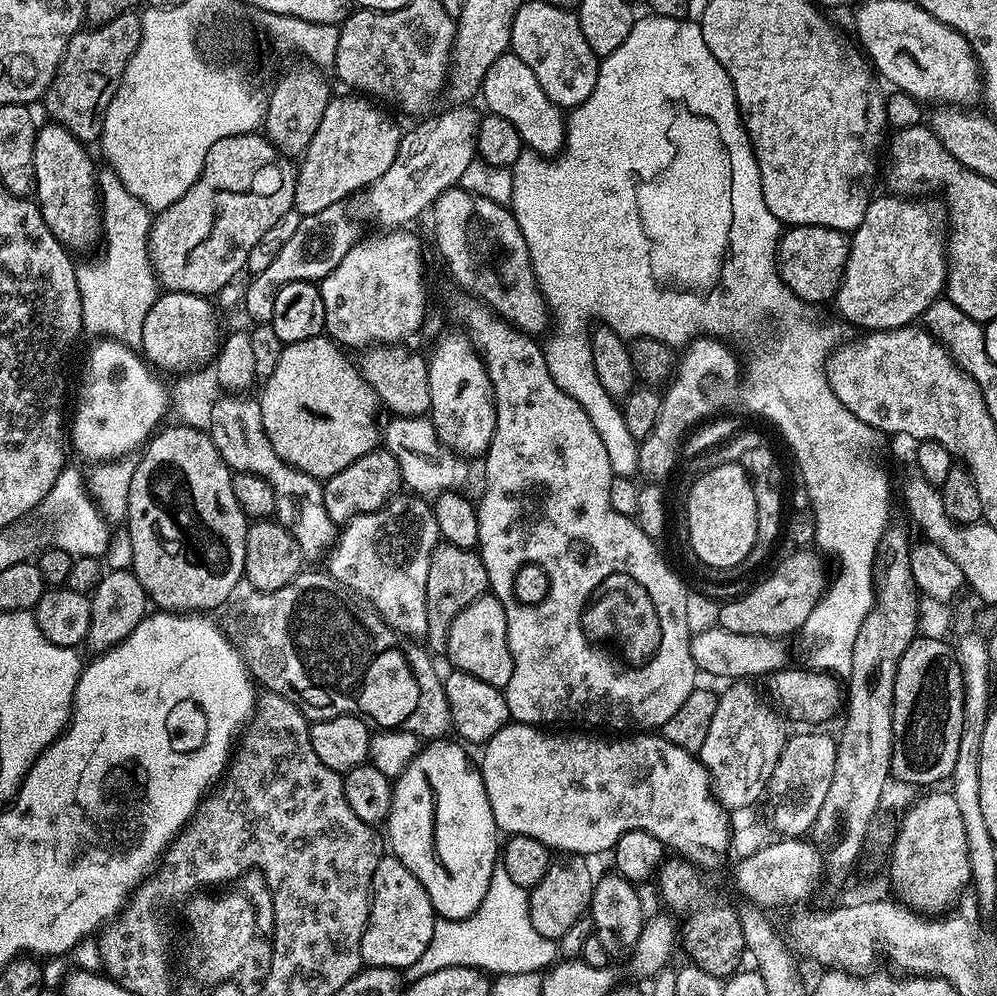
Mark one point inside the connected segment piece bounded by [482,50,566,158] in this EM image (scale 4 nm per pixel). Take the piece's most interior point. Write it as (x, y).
(510, 89)

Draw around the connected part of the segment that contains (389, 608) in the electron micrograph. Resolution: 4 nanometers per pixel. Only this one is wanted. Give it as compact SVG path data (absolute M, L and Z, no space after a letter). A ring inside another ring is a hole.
M416 494L404 495L397 495L395 500L377 512L356 516L350 523L343 525L327 557L326 571L353 597L361 596L365 600L363 603L401 637L424 638L428 635L426 574L441 535L431 503Z

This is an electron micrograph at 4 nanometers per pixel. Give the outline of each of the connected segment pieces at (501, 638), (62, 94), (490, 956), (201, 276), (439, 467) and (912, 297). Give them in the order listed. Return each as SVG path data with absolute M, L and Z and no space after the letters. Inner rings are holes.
M485 594L474 598L458 618L450 626L446 657L457 672L474 674L474 678L482 678L482 682L490 682L490 686L505 689L510 682L510 674L514 674L514 662L508 645L508 623L504 603L497 596Z
M135 11L120 14L106 24L75 32L64 51L62 62L42 105L55 123L62 125L81 142L99 141L104 130L104 115L124 77L130 58L142 38L141 17Z
M497 866L492 872L490 886L486 890L486 898L482 898L476 913L461 920L437 919L434 934L430 938L430 946L426 946L426 950L422 953L422 958L418 958L418 962L414 962L406 969L407 975L412 980L417 980L426 974L434 974L434 970L446 970L446 966L470 966L489 974L543 973L557 959L558 944L555 940L542 938L542 934L538 934L538 930L534 930L534 922L530 922L528 913L529 895L529 889L515 884L510 879L510 874L506 874L504 867Z
M245 134L214 142L206 154L204 168L190 190L153 219L148 235L148 258L159 287L170 292L207 297L211 297L212 292L222 291L243 270L260 239L288 211L293 211L297 198L296 173L293 161L283 156L263 135Z
M397 416L389 419L387 428L382 432L383 447L394 458L400 467L400 478L405 485L408 484L413 493L439 494L443 491L452 490L464 476L465 461L449 450L436 436L436 427L431 419L422 416Z
M895 194L877 195L868 203L866 210L866 218L862 218L862 222L856 227L855 232L851 233L851 248L849 250L849 260L846 262L844 279L840 284L840 288L836 292L834 305L840 312L844 312L844 316L852 324L864 328L868 332L885 332L891 328L907 328L913 322L919 321L924 315L926 306L930 306L930 302L934 302L945 291L946 288L946 250L942 245L942 240L936 237L936 228L932 225L932 216L923 208L923 203L915 202L910 198L901 198Z

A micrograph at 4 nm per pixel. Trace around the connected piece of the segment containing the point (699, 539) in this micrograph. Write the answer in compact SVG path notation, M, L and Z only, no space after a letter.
M738 462L728 463L697 476L691 481L690 486L692 489L688 492L688 544L692 547L693 554L697 556L697 561L716 569L739 569L746 554L750 554L750 546L754 546L758 530L758 514L754 510L754 490L748 472Z

